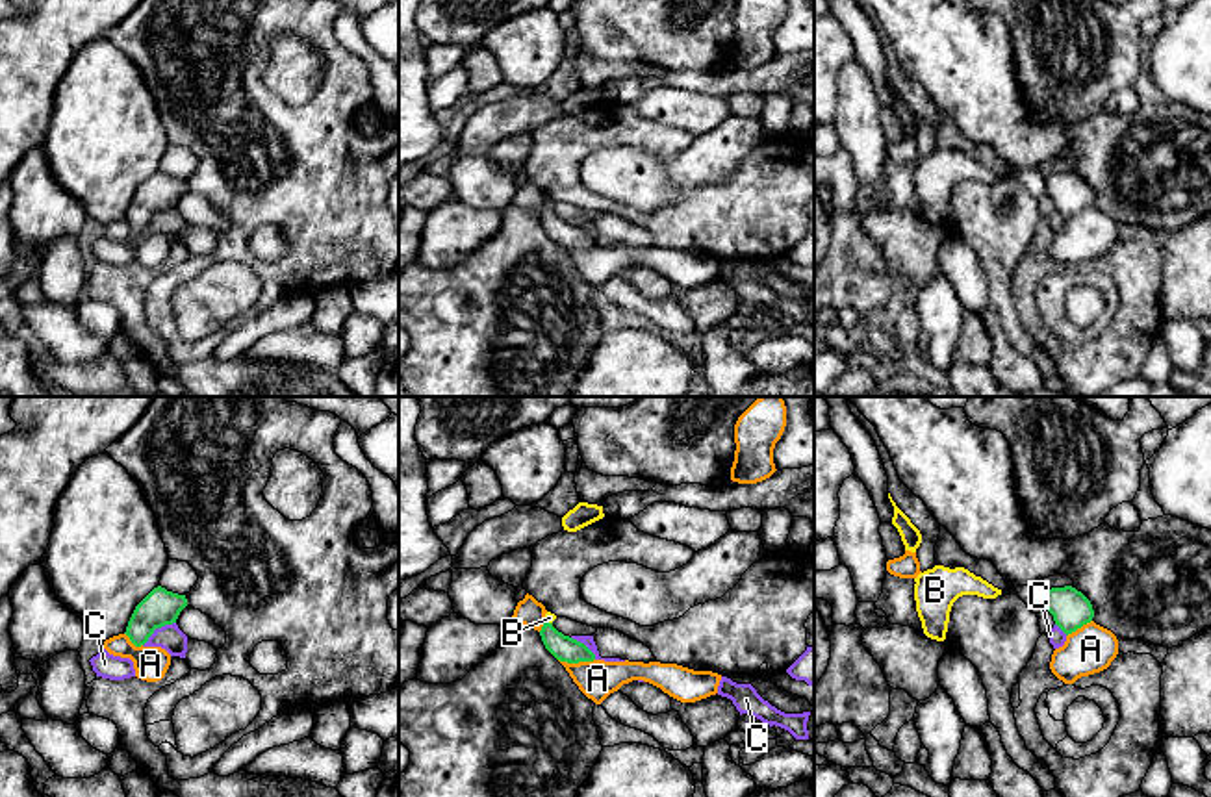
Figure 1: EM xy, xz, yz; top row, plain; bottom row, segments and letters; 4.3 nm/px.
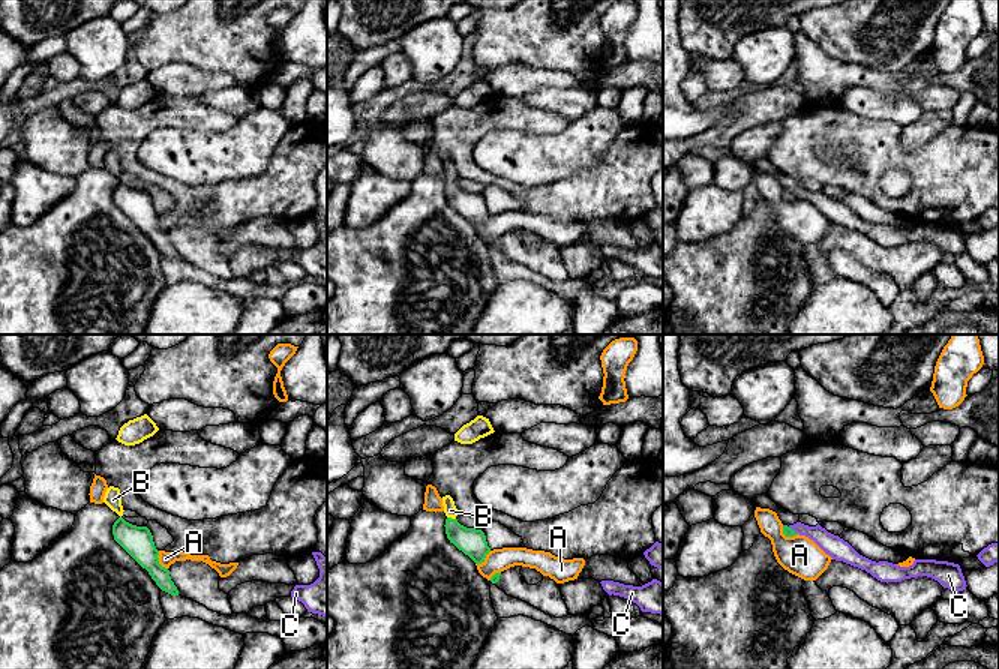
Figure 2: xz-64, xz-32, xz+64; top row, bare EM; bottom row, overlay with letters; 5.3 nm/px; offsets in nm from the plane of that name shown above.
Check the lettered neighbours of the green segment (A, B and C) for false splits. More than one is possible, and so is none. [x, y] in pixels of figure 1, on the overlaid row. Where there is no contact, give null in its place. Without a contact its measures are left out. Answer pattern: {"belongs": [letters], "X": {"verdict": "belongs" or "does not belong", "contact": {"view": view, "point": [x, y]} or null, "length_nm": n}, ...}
{"belongs": ["B"], "A": {"verdict": "does not belong", "contact": {"view": "xz", "point": [577, 662]}, "length_nm": 160}, "B": {"verdict": "belongs", "contact": {"view": "xz", "point": [549, 623]}, "length_nm": 30}, "C": {"verdict": "does not belong", "contact": {"view": "xy", "point": [156, 627]}, "length_nm": 180}}

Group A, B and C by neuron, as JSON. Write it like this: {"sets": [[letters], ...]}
{"sets": [["A"], ["B"], ["C"]]}

